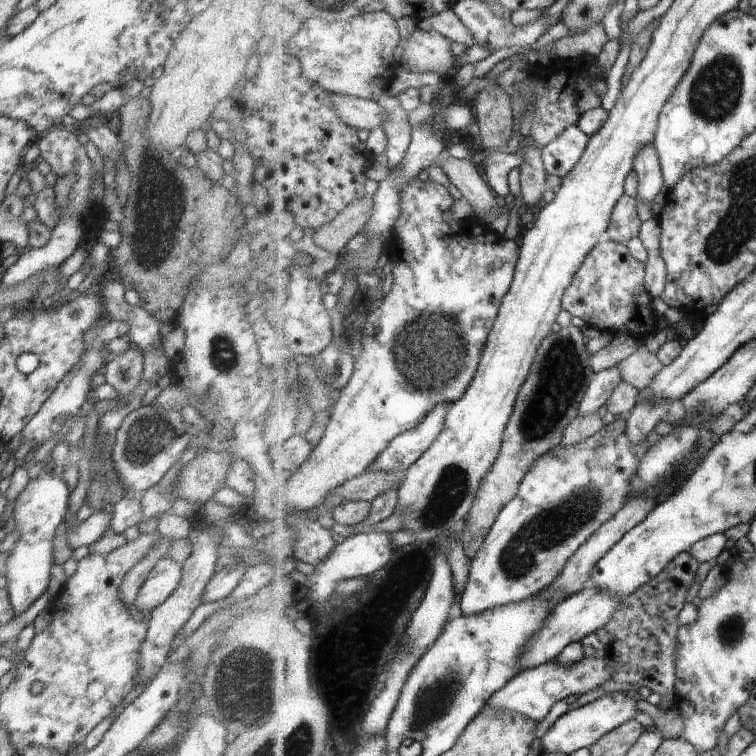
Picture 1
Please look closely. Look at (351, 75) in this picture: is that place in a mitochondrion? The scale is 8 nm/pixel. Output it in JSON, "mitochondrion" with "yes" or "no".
{"mitochondrion":"no"}

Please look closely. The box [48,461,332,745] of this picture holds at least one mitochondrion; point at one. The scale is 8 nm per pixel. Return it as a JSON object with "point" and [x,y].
{"point":[249,681]}

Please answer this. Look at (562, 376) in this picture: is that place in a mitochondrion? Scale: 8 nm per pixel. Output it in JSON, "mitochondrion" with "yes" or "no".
{"mitochondrion":"yes"}

